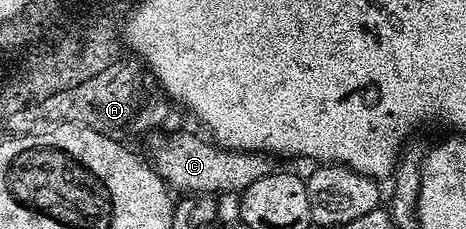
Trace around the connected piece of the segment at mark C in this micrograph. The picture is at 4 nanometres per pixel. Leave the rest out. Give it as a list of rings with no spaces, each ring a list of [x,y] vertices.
[[[173,131],[170,135],[158,134],[149,151],[153,154],[151,166],[166,187],[177,193],[216,196],[219,191],[225,195],[236,196],[247,189],[259,177],[272,175],[275,170],[274,160],[259,151],[229,151],[218,147],[208,138],[200,139],[189,131]]]

